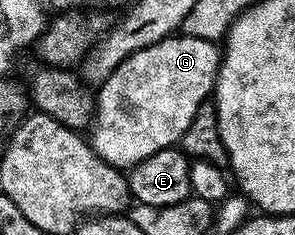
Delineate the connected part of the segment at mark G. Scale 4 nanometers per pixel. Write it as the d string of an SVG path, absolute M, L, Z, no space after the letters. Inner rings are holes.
M179 32L121 60L121 64L113 68L111 75L103 79L97 90L95 117L89 130L89 141L97 156L111 166L130 168L141 164L141 160L149 160L153 152L178 147L197 108L212 97L220 57L221 50L216 43Z

